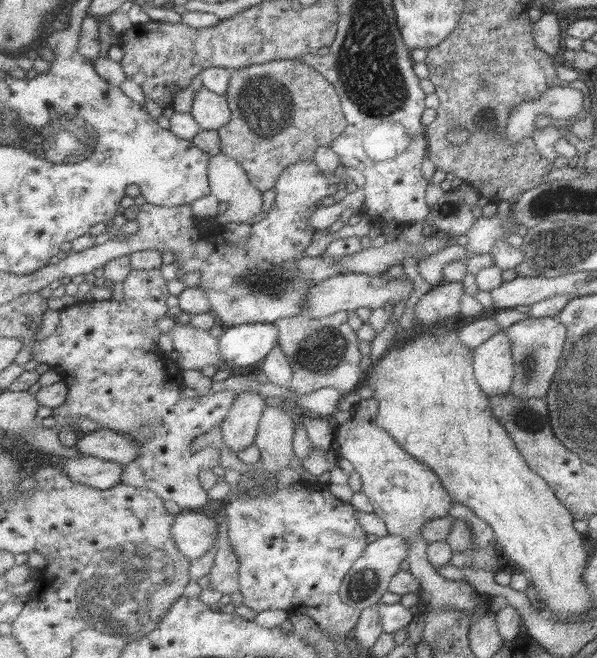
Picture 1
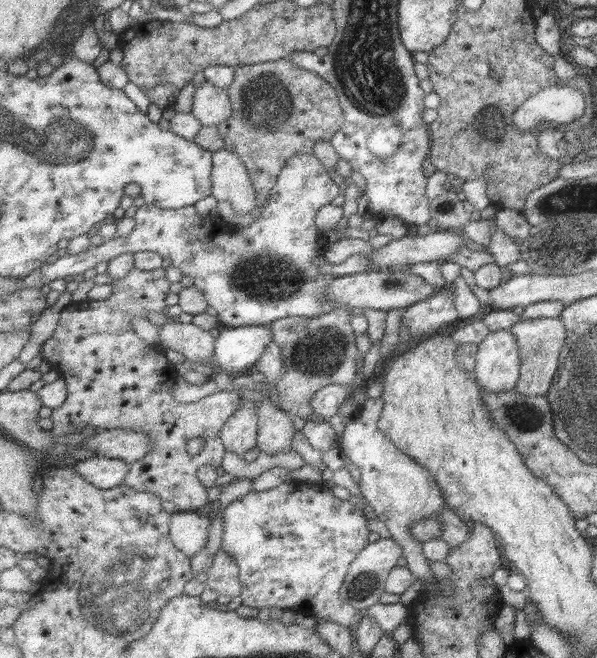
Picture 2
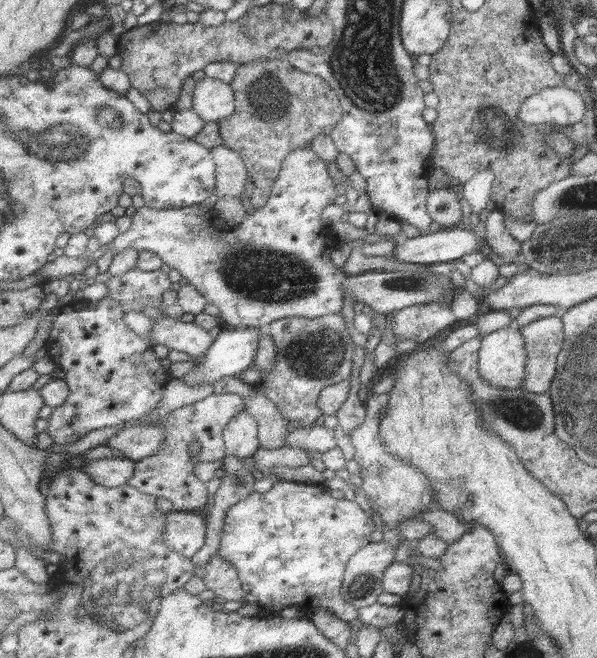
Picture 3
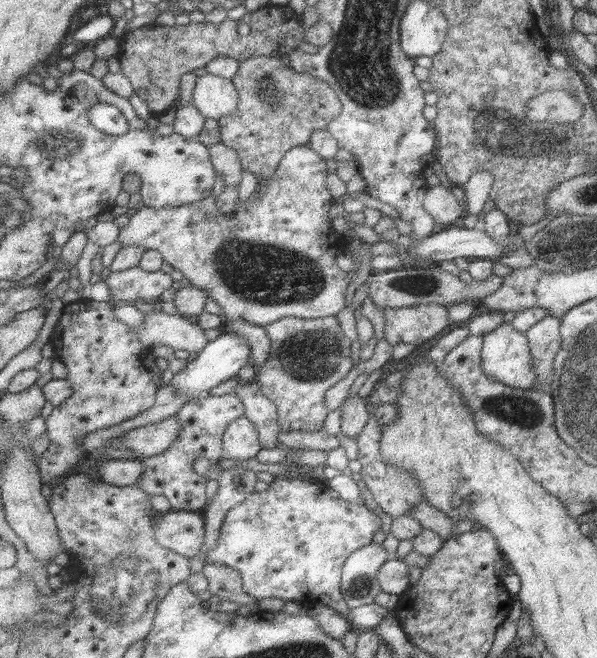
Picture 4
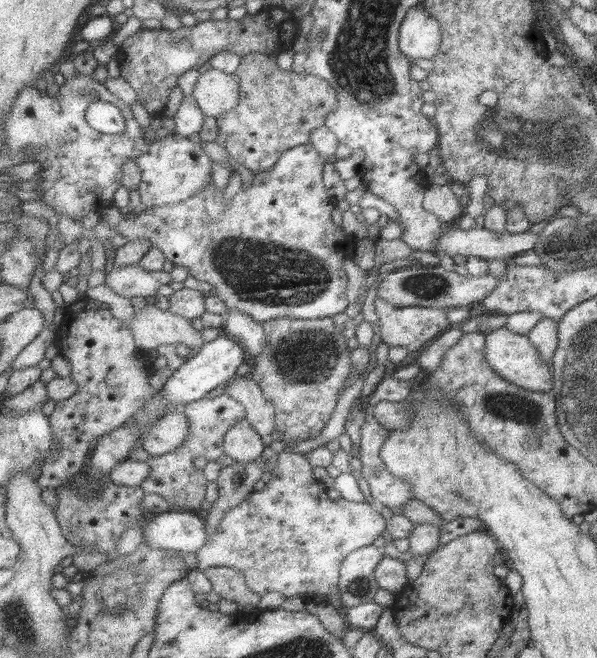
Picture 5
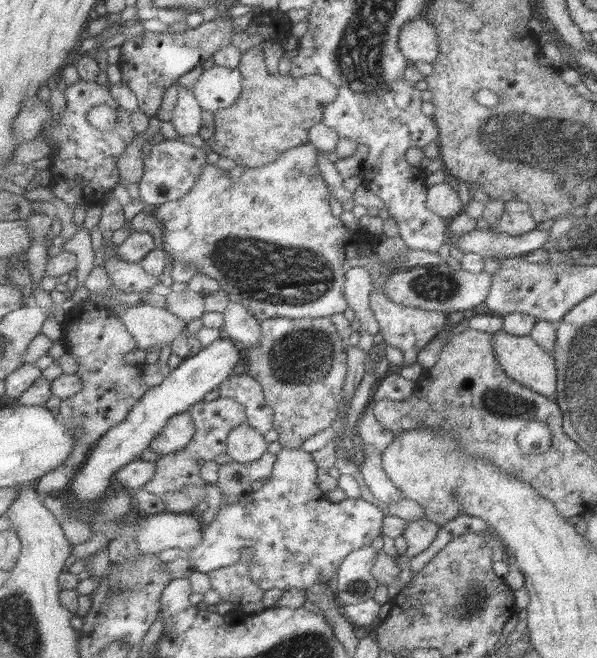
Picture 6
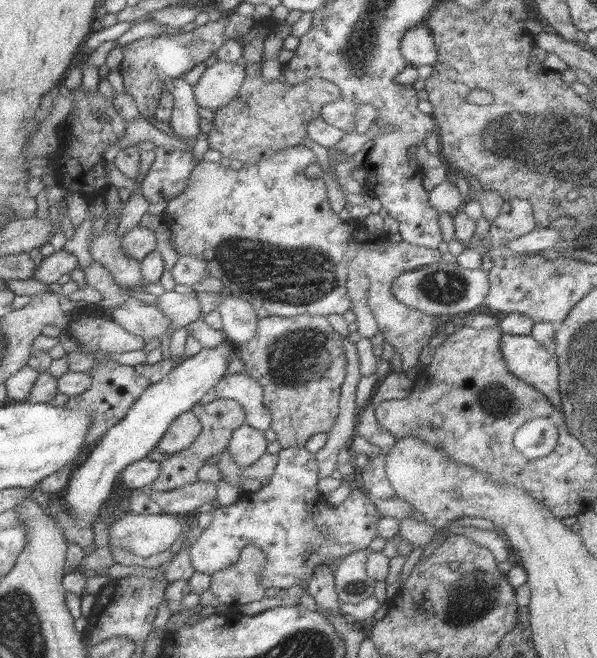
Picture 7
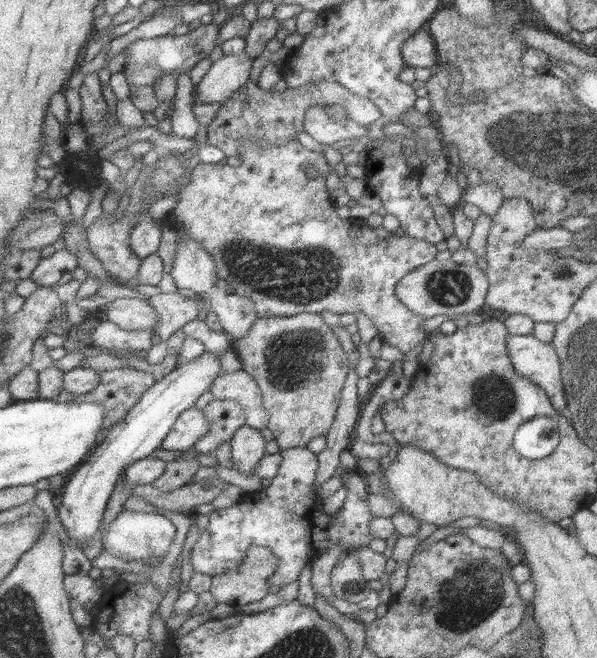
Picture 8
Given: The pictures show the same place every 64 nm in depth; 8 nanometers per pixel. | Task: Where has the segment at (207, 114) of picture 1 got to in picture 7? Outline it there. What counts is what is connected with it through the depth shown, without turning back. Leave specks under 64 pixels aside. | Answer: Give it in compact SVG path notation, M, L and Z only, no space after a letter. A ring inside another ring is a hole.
M218 61L209 67L194 86L198 103L203 108L219 111L240 96L246 81L245 62Z

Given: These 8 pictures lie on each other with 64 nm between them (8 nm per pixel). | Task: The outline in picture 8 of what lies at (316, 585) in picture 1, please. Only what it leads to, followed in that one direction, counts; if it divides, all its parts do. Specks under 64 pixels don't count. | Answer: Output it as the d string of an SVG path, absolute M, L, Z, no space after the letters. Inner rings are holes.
M295 447L281 449L283 462L279 474L260 492L245 494L238 502L224 509L214 509L209 514L209 525L201 532L192 550L192 563L196 572L212 577L236 569L246 557L251 546L272 549L279 559L277 570L269 577L270 586L283 586L299 581L302 572L313 562L329 552L335 543L342 544L345 555L367 547L373 540L370 522L375 517L368 507L368 490L359 471L345 477L349 487L348 497L337 518L325 510L325 499L317 488L317 475L321 460L317 452Z

